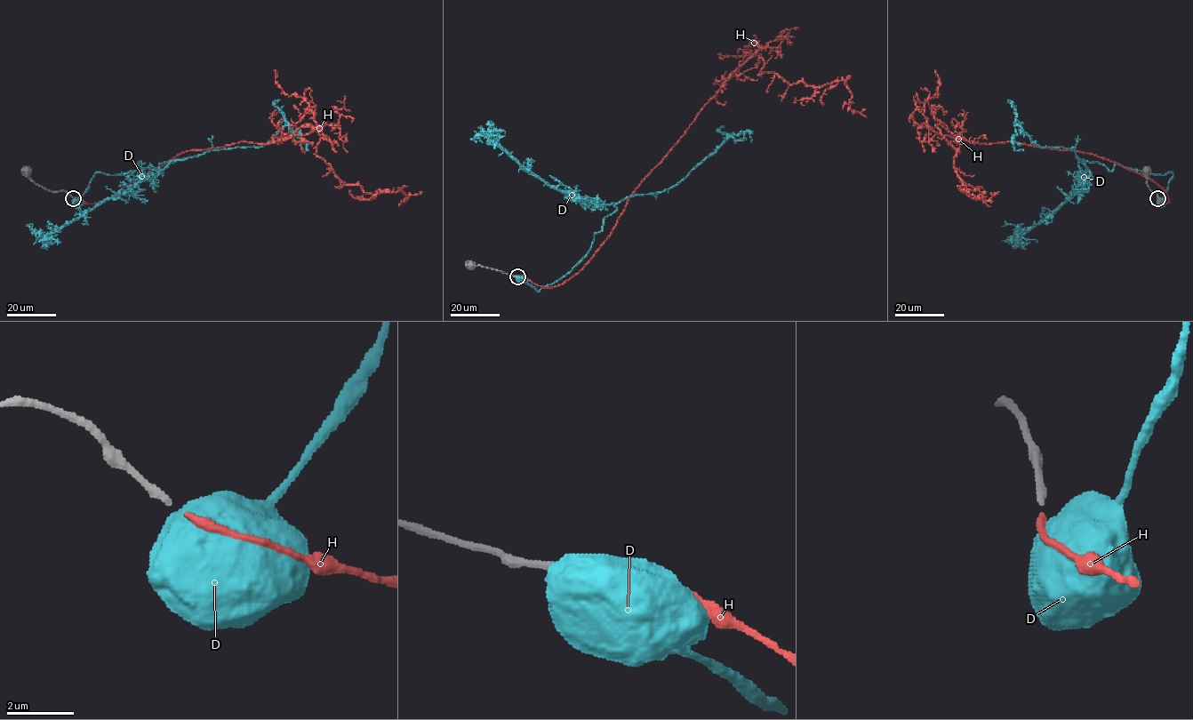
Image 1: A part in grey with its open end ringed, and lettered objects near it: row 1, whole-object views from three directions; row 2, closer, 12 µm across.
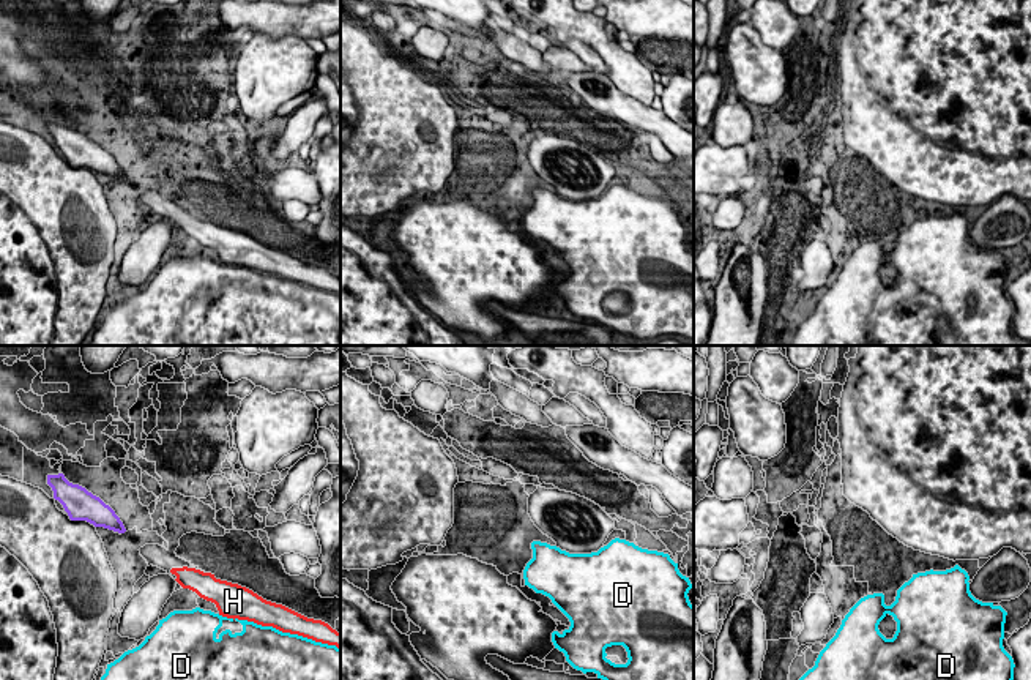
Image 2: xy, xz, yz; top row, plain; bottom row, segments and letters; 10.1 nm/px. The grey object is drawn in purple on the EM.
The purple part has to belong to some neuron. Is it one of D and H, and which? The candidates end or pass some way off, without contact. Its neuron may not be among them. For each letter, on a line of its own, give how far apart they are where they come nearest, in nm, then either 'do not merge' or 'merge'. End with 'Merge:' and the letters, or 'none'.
D: 950 nm | do not merge
H: 600 nm | merge
Merge: H

